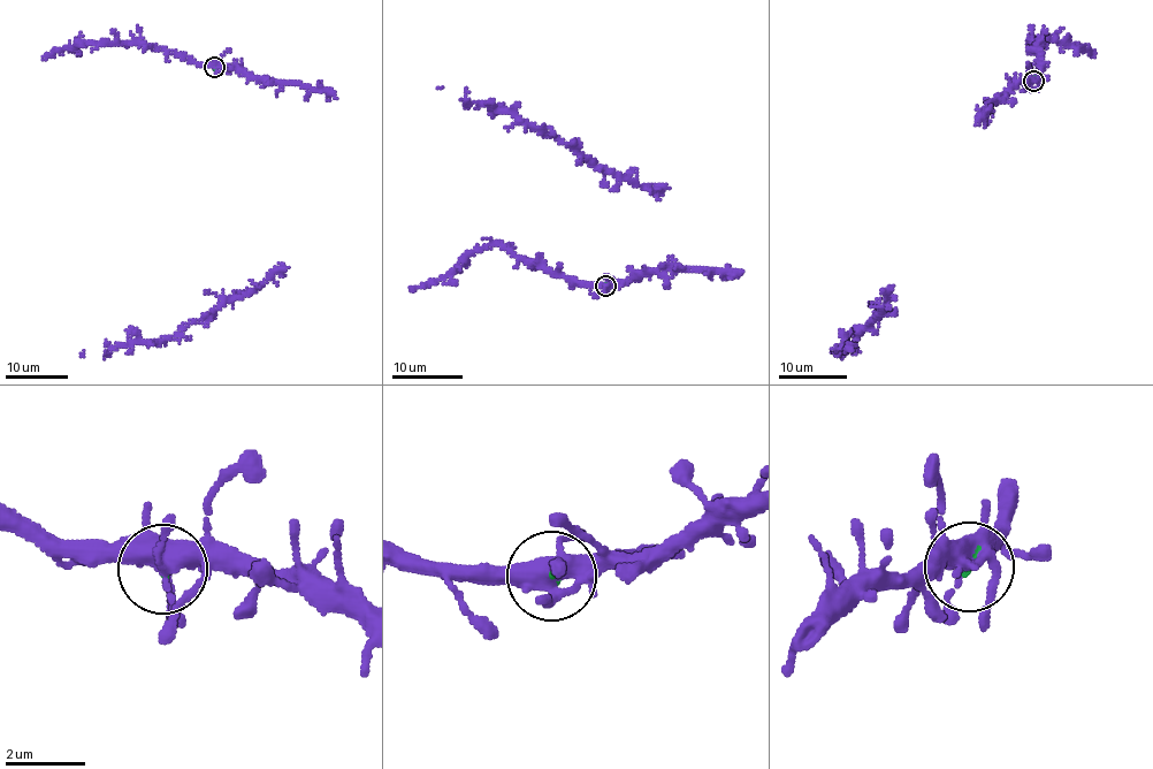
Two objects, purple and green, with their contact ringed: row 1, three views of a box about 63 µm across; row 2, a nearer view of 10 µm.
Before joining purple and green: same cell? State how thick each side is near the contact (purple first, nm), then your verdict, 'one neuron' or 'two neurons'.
440 nm thick on the purple side, 70 nm on the other; one neuron

